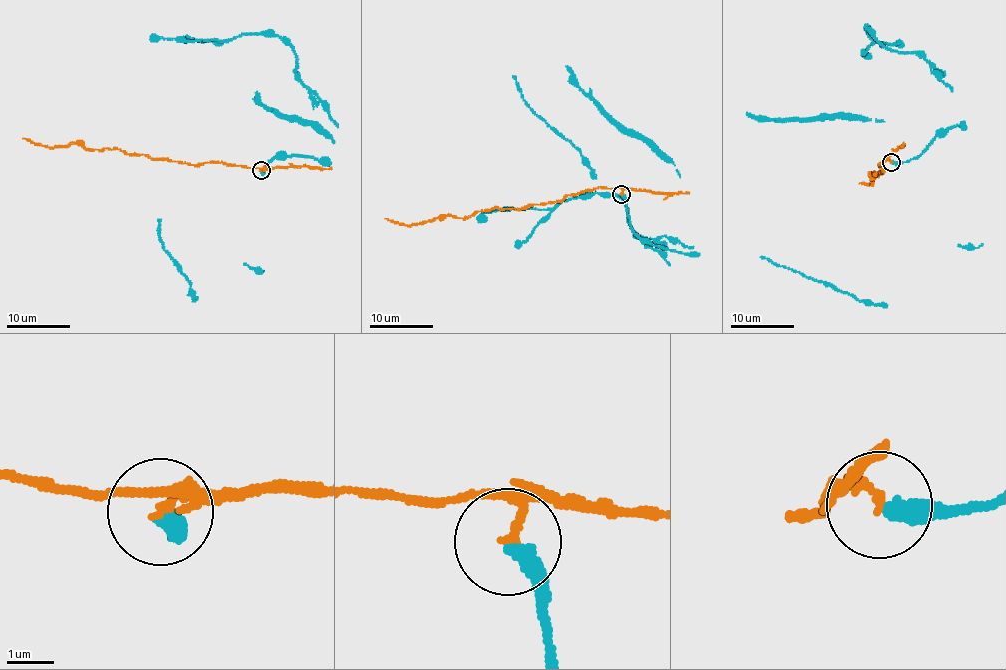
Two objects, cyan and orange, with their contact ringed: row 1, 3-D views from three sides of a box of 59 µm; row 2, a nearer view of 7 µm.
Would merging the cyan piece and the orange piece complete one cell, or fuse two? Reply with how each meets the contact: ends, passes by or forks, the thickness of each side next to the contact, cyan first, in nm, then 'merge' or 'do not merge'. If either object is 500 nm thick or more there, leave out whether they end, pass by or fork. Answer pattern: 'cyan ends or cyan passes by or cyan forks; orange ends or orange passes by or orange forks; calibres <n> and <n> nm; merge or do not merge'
cyan ends; orange ends; calibres 360 and 170 nm; do not merge

